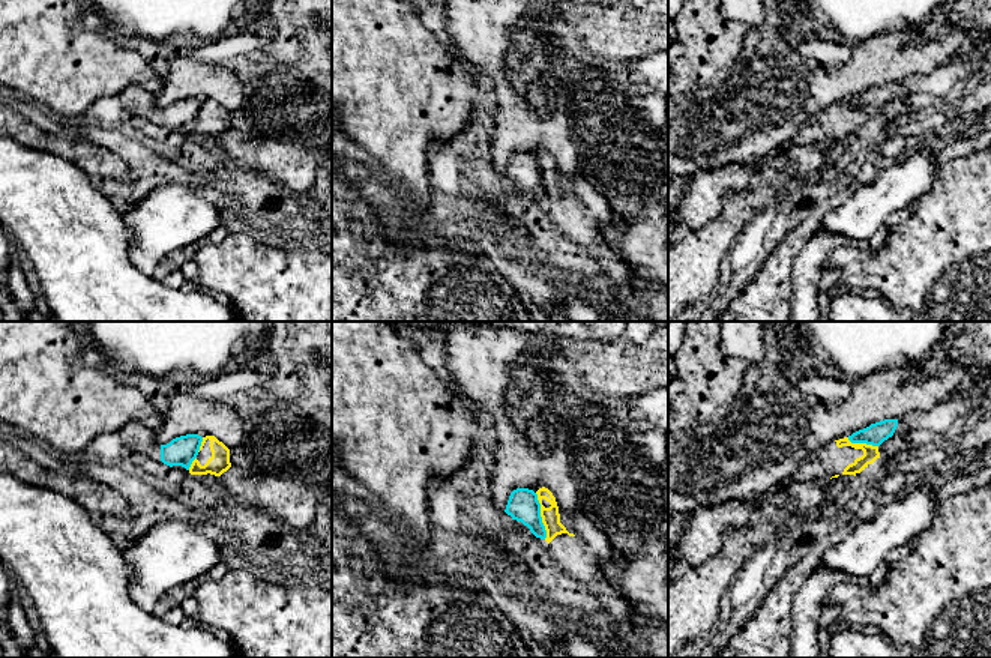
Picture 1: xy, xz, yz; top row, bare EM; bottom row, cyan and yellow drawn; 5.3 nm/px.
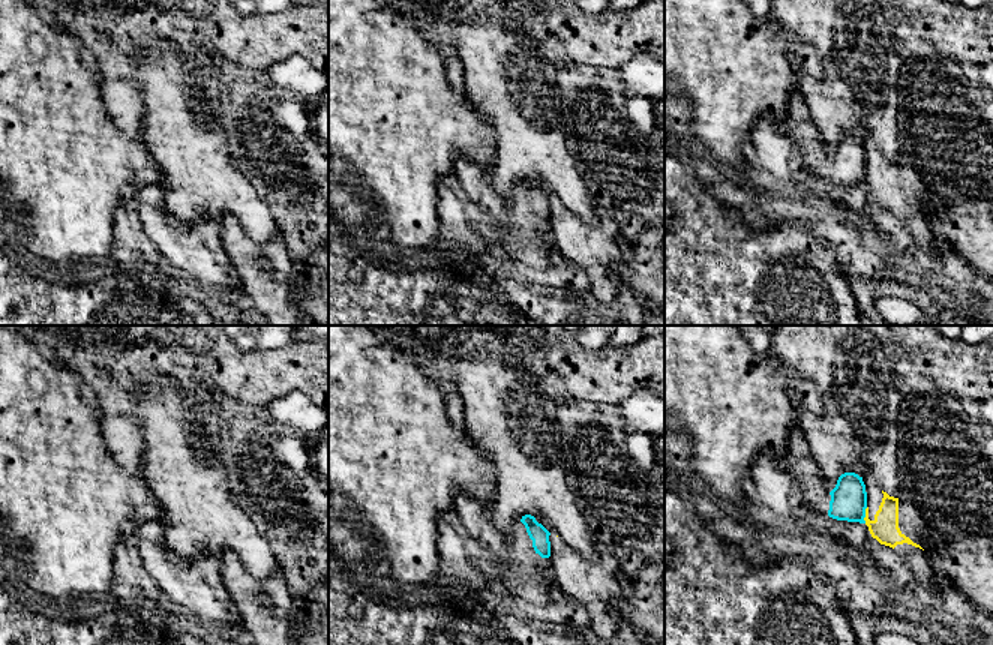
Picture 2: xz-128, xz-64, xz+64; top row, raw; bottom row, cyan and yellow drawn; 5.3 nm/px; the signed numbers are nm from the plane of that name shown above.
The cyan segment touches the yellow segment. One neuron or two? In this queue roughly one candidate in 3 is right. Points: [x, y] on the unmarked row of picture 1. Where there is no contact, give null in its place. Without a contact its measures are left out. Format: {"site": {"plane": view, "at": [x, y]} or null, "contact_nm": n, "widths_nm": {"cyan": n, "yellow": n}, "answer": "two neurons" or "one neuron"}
{"site": {"plane": "xz", "at": [539, 179]}, "contact_nm": 260, "widths_nm": {"cyan": 170, "yellow": 100}, "answer": "two neurons"}

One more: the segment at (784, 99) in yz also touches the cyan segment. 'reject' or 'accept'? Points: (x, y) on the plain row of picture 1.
reject

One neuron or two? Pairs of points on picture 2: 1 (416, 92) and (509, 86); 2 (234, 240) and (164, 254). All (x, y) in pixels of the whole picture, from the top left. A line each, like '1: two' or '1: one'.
1: two
2: two

